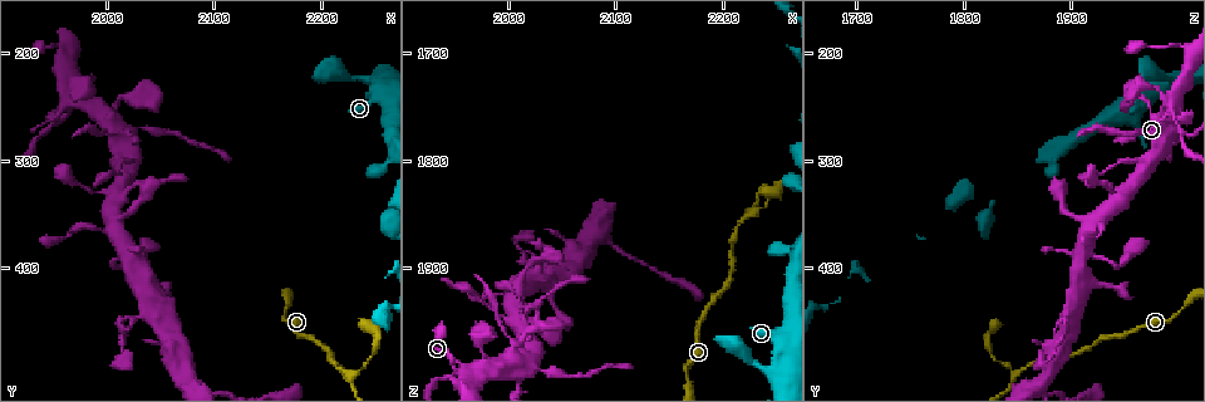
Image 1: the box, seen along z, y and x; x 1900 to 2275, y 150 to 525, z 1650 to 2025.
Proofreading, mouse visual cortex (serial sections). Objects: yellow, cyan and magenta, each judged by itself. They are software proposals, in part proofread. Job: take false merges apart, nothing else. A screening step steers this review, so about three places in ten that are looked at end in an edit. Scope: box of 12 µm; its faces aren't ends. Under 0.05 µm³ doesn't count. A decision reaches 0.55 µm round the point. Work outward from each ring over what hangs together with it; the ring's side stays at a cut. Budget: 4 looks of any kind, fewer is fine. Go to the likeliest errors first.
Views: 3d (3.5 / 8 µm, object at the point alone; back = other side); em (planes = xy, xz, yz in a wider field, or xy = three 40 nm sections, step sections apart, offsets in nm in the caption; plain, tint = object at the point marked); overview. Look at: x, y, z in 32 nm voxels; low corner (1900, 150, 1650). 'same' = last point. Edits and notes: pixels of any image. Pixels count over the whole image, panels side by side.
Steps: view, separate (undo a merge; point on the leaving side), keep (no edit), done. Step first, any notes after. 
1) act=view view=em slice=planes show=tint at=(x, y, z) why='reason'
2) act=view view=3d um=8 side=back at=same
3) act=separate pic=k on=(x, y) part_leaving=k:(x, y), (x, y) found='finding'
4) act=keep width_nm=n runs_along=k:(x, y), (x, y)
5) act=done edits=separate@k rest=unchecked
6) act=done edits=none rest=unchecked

act=view view=3d um=8 at=(2222, 496, 1852) why='arms part here'

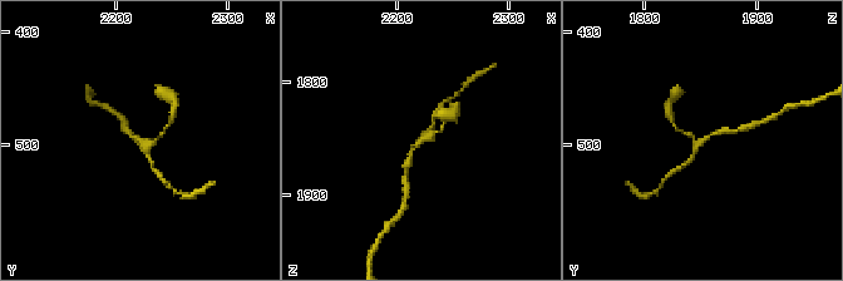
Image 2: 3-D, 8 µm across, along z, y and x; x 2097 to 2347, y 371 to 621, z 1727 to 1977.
act=view view=em slice=planes show=tint at=(2224, 496, 1852) why='need the tissue'

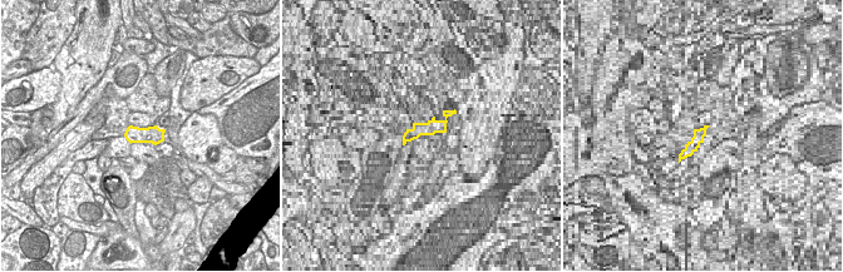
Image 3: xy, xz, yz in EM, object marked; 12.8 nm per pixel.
act=keep width_nm=220 runs_along=2:(408, 167), (410, 151), (439, 132), (444, 119) found='continuous, no second cell'

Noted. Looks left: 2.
act=view view=3d um=8 side=back at=(1966, 246, 1996) why='abrupt turn'

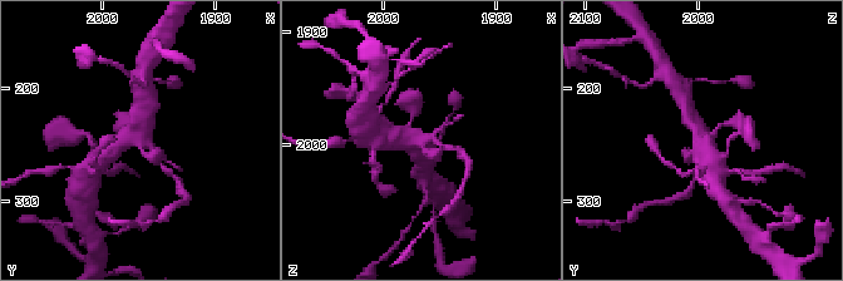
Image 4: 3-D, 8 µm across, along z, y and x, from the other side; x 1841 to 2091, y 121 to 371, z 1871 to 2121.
act=view view=em slice=xy step=3 show=tint at=(1964, 246, 1994) why='shape alone is not enough'

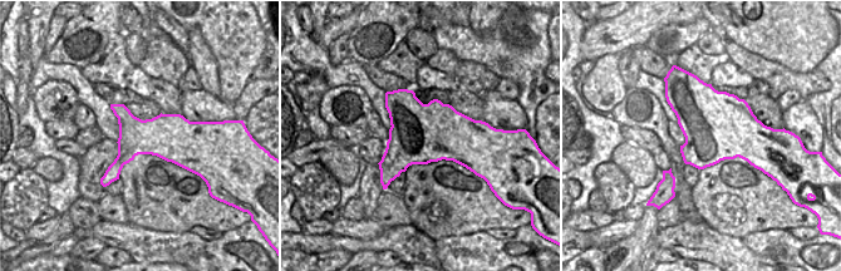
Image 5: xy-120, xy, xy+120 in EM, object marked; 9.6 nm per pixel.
act=separate pic=4 on=(180, 186) part_leaving=4:(435, 141), (459, 149), (466, 158) found='two cells meet here'

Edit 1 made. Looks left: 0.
act=done edits=separate@4 rest=unchecked

